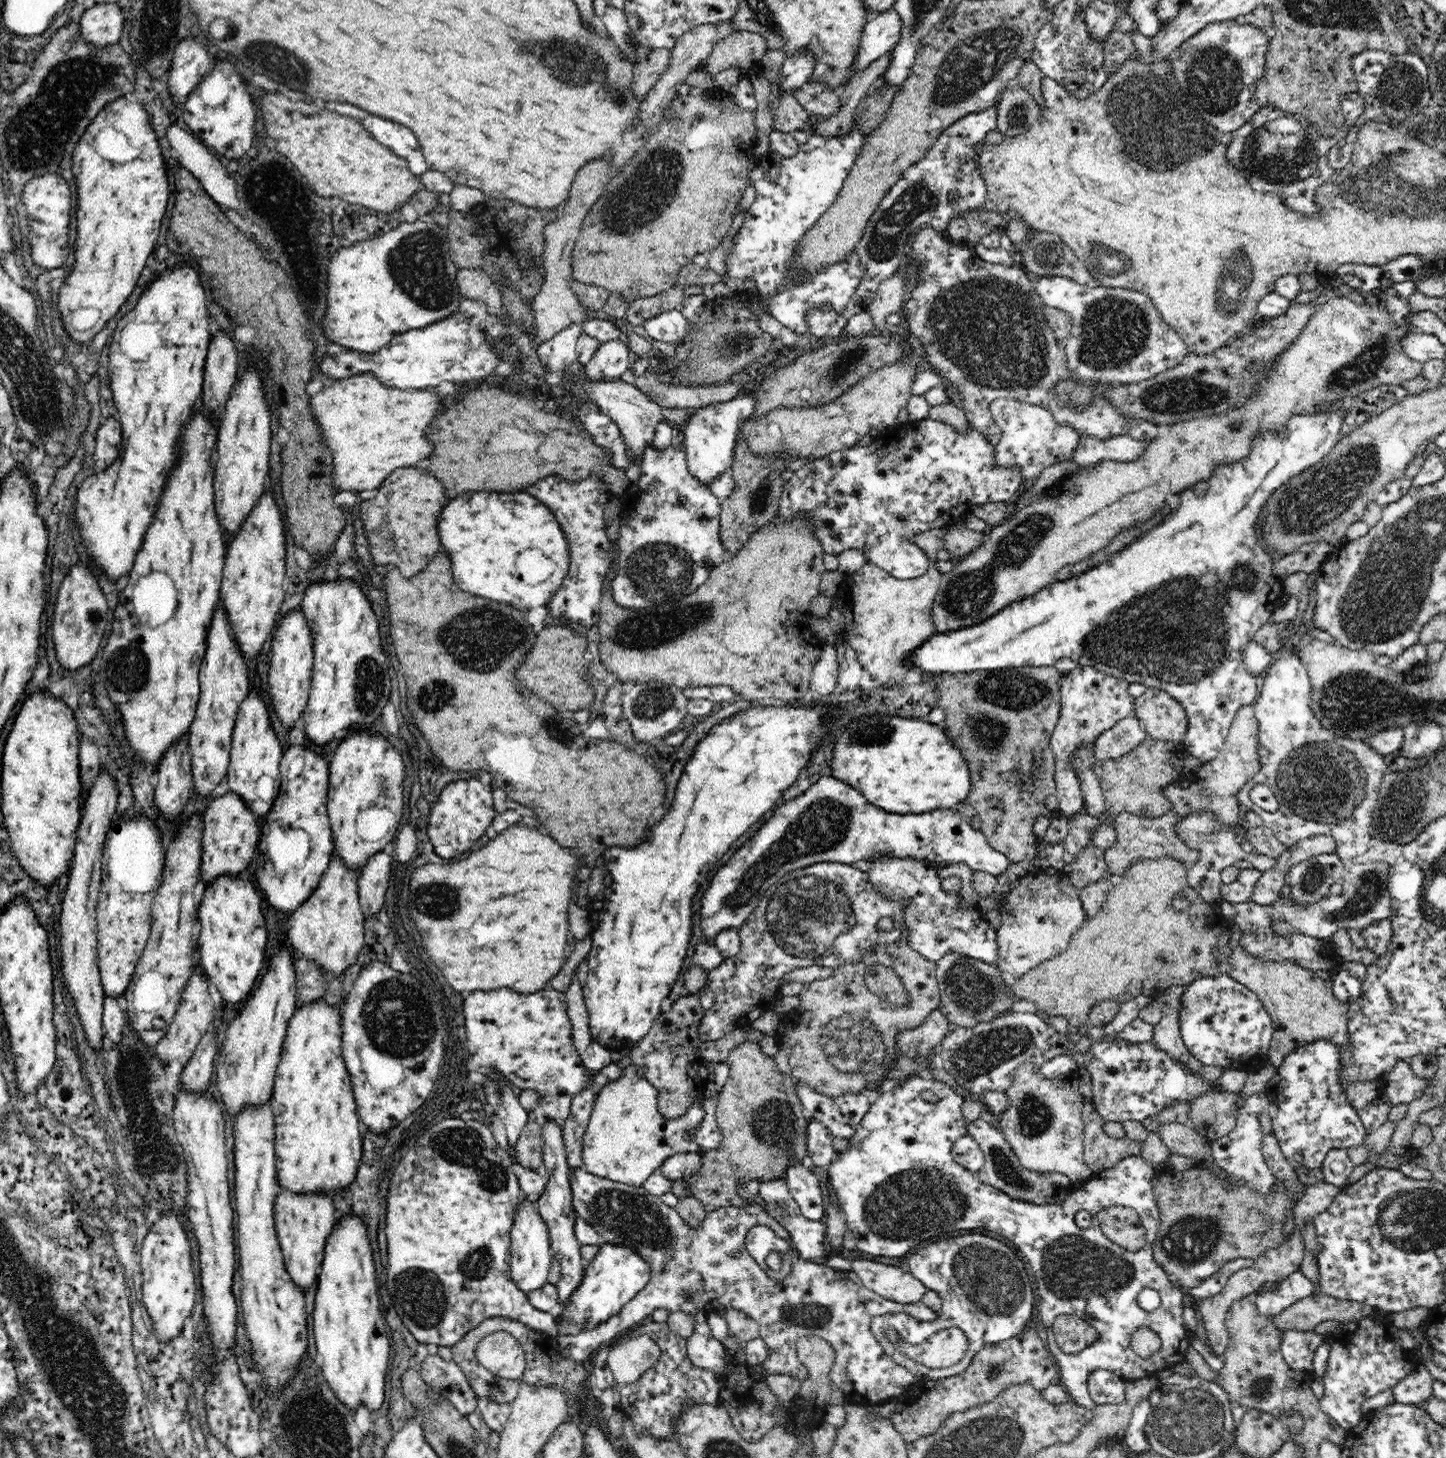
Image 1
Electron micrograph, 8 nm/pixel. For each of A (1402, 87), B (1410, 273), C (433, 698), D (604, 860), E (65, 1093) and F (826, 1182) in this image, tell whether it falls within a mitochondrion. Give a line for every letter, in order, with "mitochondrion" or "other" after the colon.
A: mitochondrion
B: other
C: mitochondrion
D: other
E: other
F: other

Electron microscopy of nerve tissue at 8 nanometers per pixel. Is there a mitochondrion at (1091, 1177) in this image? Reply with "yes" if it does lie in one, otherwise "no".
no

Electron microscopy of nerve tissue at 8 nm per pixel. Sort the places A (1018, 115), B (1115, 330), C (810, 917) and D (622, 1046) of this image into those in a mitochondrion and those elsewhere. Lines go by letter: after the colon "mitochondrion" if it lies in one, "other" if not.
A: mitochondrion
B: mitochondrion
C: mitochondrion
D: other

